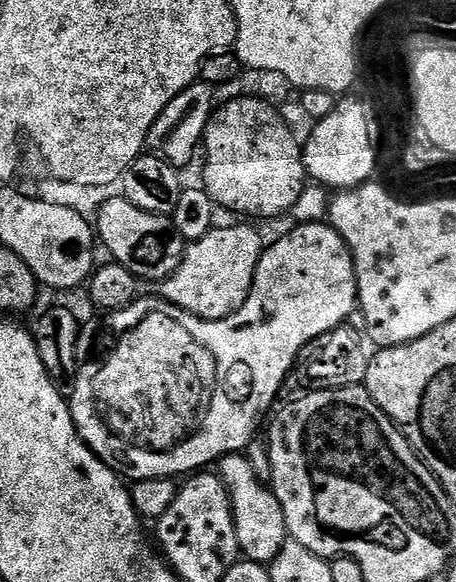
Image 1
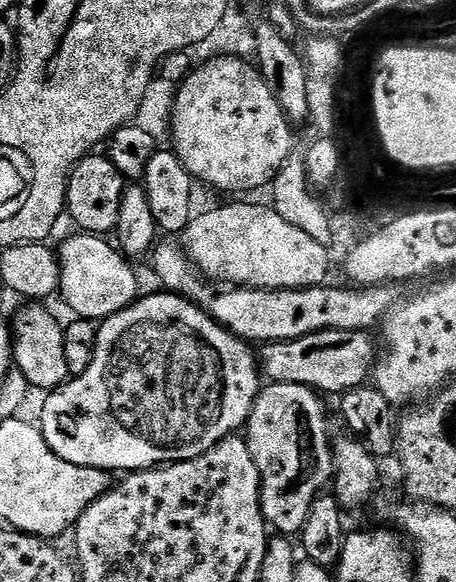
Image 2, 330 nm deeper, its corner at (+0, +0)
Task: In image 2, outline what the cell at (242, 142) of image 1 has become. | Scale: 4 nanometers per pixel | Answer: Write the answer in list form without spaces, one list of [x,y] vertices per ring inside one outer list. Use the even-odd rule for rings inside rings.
[[[218,57],[193,67],[176,89],[170,144],[193,181],[226,192],[267,189],[294,145],[293,125],[255,63]]]

